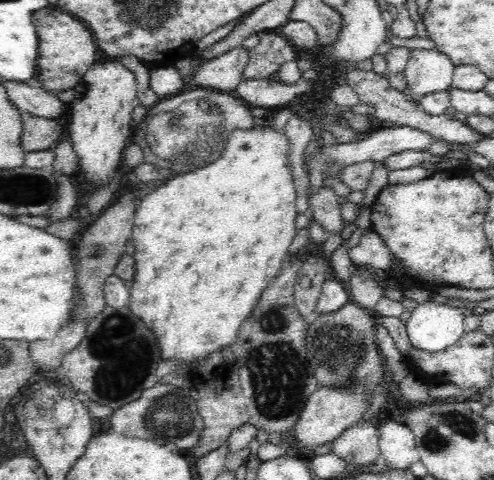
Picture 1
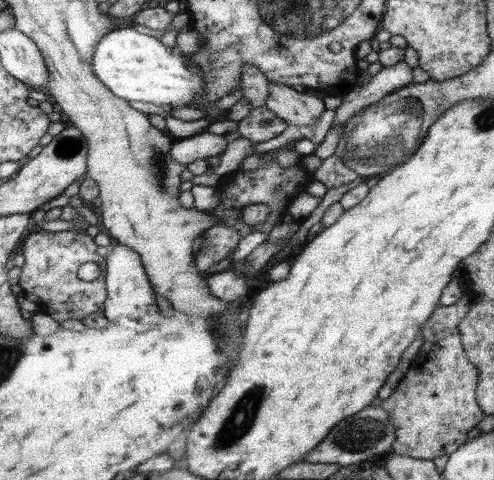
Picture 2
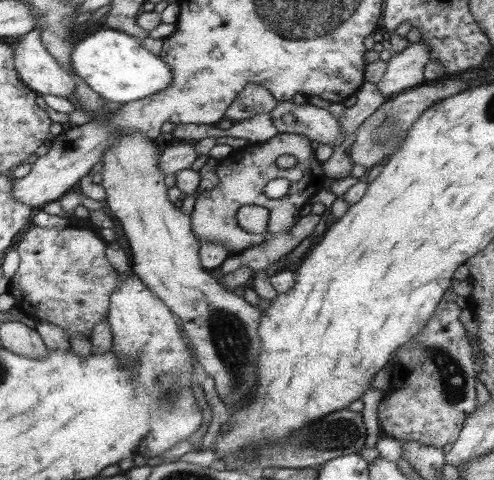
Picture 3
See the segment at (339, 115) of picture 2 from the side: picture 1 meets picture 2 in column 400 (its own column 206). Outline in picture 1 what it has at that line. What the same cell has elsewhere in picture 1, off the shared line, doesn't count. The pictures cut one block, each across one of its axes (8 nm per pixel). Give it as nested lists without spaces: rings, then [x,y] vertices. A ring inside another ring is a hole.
[[[244,46],[232,48],[218,58],[208,60],[200,66],[198,74],[194,76],[192,88],[208,88],[214,92],[234,94],[234,90],[242,84],[244,68],[250,62],[250,52]]]

